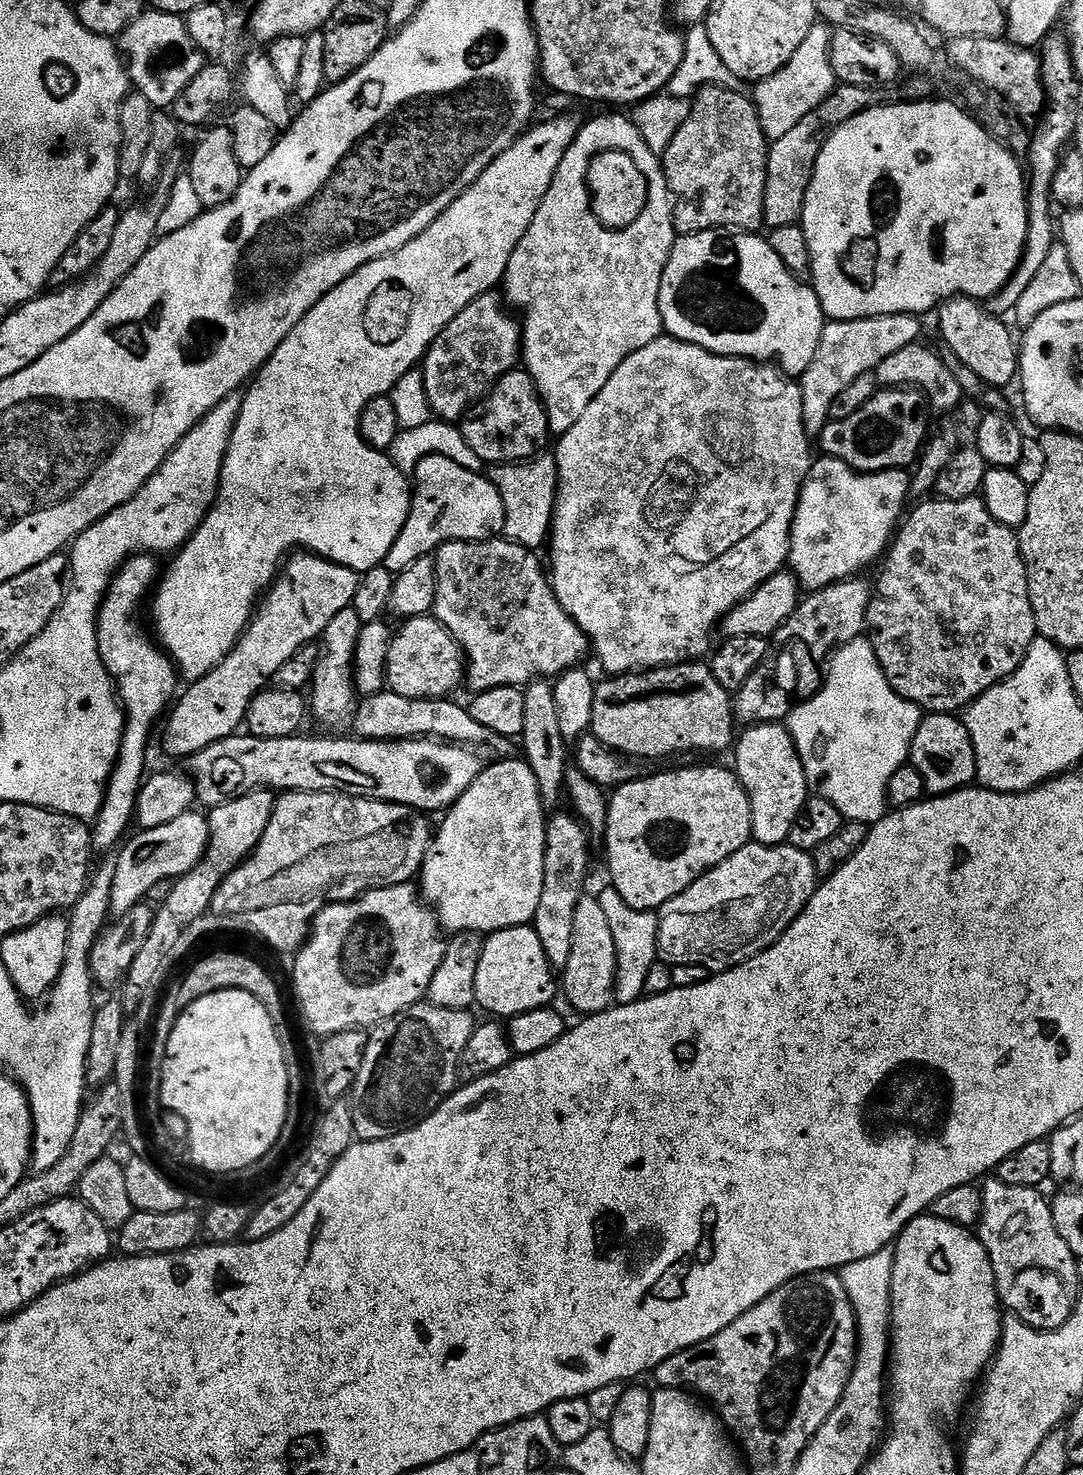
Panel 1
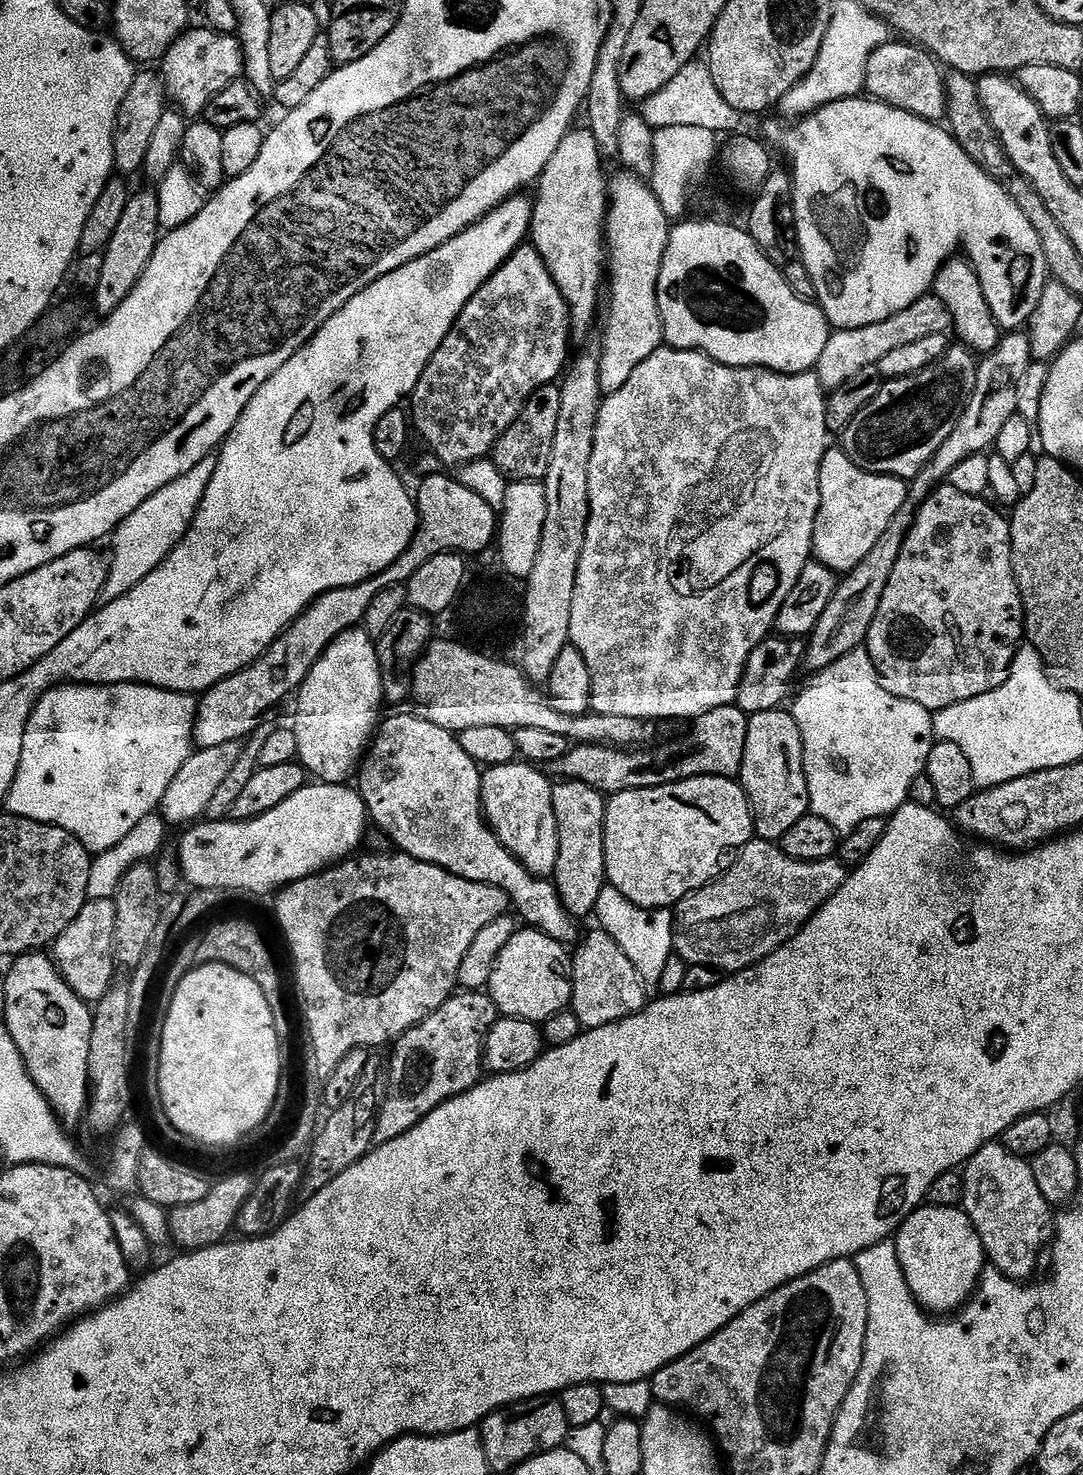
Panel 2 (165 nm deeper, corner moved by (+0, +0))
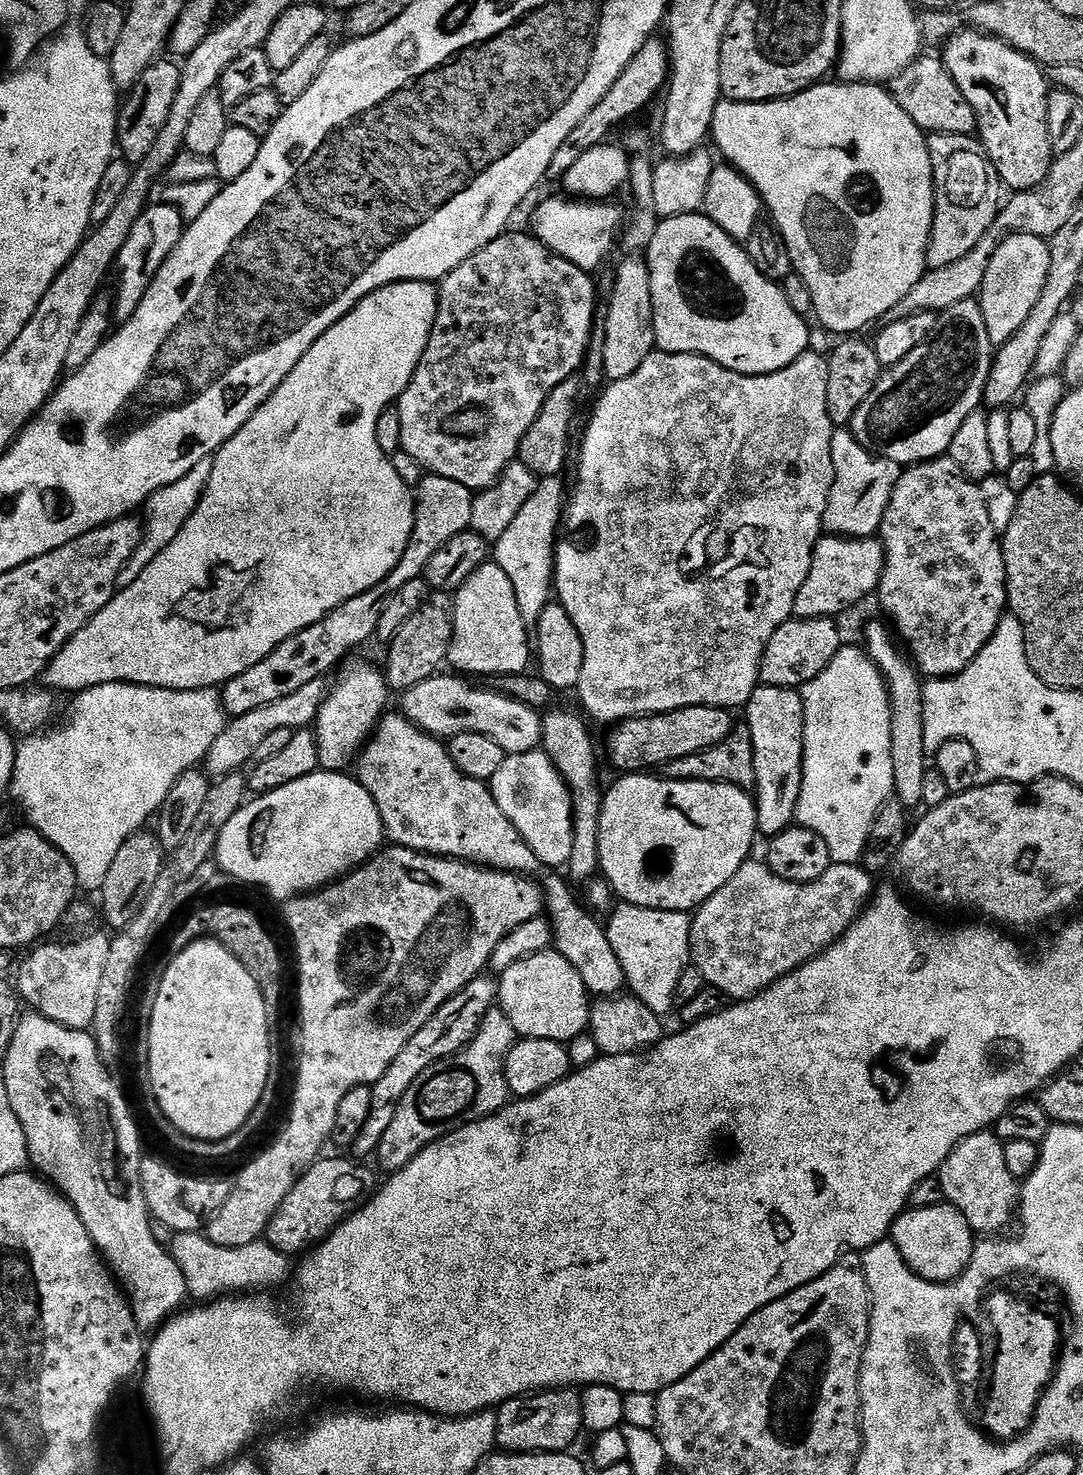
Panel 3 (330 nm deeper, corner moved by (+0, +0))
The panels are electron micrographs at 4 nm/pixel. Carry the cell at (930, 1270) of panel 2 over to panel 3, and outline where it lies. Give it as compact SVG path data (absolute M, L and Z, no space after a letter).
M947 1202L925 1208L909 1207L892 1223L890 1239L896 1243L906 1266L935 1284L956 1280L966 1270L976 1245L970 1222Z

